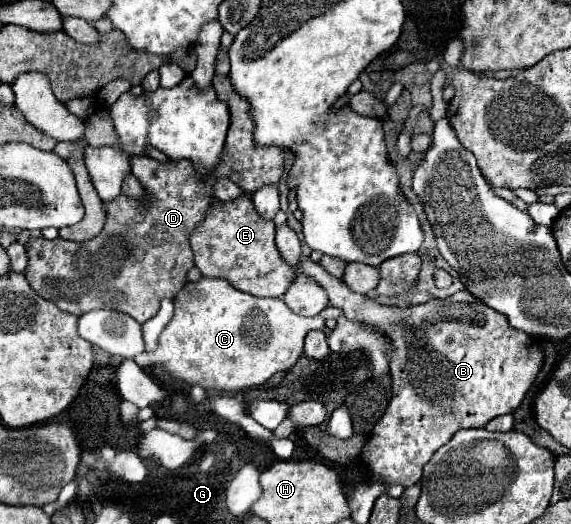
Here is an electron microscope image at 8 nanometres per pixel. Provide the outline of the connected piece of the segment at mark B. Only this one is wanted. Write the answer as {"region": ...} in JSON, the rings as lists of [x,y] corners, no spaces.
{"region":[[[310,259],[300,261],[300,271],[316,279],[326,289],[330,305],[342,309],[346,319],[370,325],[376,331],[386,333],[392,343],[394,351],[388,353],[392,399],[386,407],[386,413],[370,433],[368,443],[364,445],[360,455],[360,461],[370,469],[370,473],[380,475],[384,483],[400,483],[404,487],[414,485],[422,477],[422,467],[442,445],[452,439],[456,431],[482,427],[498,415],[512,413],[524,399],[542,367],[544,355],[540,341],[522,331],[512,331],[510,327],[506,327],[506,319],[502,319],[502,315],[490,311],[490,307],[474,299],[474,295],[470,295],[466,289],[446,299],[432,299],[402,311],[398,307],[382,305],[368,295],[350,291],[346,283],[342,283],[342,279],[334,279]]]}

